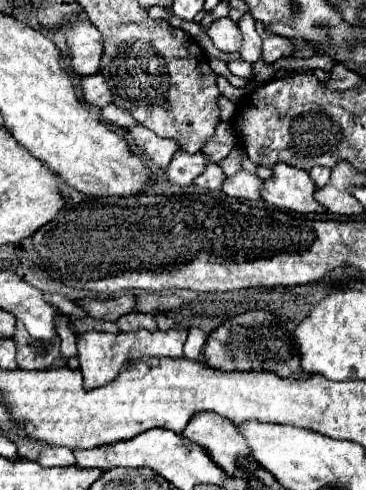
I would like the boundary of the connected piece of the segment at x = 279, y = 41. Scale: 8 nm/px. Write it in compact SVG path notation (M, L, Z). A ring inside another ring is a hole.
M260 22L256 24L256 28L258 28L258 34L260 34L262 40L264 40L264 44L262 44L262 50L264 50L262 60L264 60L264 62L272 64L274 60L278 60L278 58L282 58L282 56L290 56L290 54L294 52L294 46L292 46L292 42L290 42L288 38L276 36L276 34L268 32L268 28L266 28L264 24L260 24Z

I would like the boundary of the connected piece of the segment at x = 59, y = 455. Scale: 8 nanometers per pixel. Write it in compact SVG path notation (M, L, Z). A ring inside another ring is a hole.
M44 448L40 458L38 458L38 464L42 466L72 466L76 464L76 458L74 458L74 452L70 448Z

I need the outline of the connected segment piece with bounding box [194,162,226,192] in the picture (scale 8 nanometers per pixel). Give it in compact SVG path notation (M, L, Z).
M210 162L208 168L204 170L204 174L194 180L194 184L200 186L200 188L216 190L216 192L218 192L220 186L222 186L222 182L224 182L224 176L226 176L226 174L222 172L222 168L220 168L216 162Z

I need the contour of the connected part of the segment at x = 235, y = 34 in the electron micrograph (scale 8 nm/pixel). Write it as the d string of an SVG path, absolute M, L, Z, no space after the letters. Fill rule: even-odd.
M218 18L208 28L208 36L214 42L214 46L222 52L238 52L242 46L242 34L236 22L230 18Z

